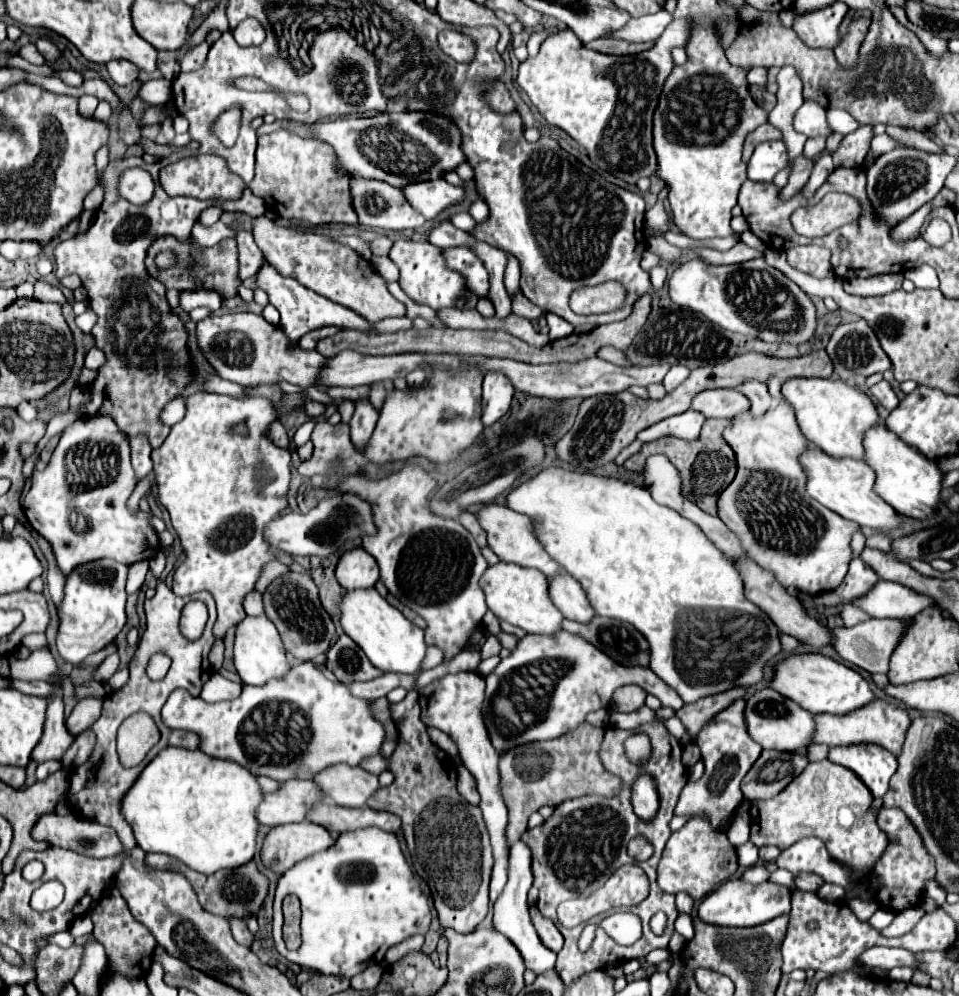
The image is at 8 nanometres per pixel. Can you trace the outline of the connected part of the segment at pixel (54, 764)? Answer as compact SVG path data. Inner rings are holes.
M46 761L44 763L41 763L37 766L35 775L36 775L36 779L38 781L43 781L44 779L46 779L46 777L54 772L56 772L57 770L62 768L62 762L61 761Z

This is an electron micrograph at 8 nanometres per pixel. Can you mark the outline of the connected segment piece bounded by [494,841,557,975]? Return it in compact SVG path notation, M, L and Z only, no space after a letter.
M516 841L510 849L510 867L508 867L508 883L506 889L502 891L502 897L498 897L498 901L494 903L494 927L496 931L500 931L502 935L506 935L522 953L526 967L532 969L536 975L554 969L557 954L552 953L550 949L546 949L542 945L542 941L538 939L534 925L530 921L528 915L528 903L526 903L526 893L532 887L532 869L530 869L530 849L526 843Z

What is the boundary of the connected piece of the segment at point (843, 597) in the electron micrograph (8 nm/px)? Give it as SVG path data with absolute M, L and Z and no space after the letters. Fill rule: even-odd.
M854 557L844 583L836 591L806 599L806 601L802 601L802 605L806 609L812 609L812 607L838 607L838 605L850 603L858 597L864 597L878 581L880 581L880 577L874 573L874 569L870 569L860 557Z

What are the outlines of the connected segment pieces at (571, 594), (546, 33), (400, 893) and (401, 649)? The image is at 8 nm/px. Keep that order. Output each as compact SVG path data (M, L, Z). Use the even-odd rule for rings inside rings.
M564 571L558 577L550 579L550 601L554 601L554 605L558 605L560 613L566 619L586 623L594 617L594 609L588 603L584 589L580 587L580 583L574 577L570 577Z
M552 27L552 29L536 29L536 31L530 35L530 39L528 39L528 53L530 53L530 57L534 57L534 55L538 53L540 45L542 45L542 41L544 41L546 37L550 37L550 35L558 33L558 31L560 31L558 27Z
M366 827L340 833L330 849L302 859L298 865L292 865L280 877L274 897L274 943L282 957L298 963L300 967L316 969L324 975L354 977L356 973L364 971L366 965L380 963L384 953L406 937L414 933L426 935L426 931L430 929L430 919L432 915L428 899L422 893L418 881L414 879L396 835L378 827ZM286 895L296 895L302 903L302 945L298 951L288 951L282 939L282 899Z
M376 589L344 591L340 603L340 625L348 637L366 653L374 667L386 673L416 673L426 653L424 631L392 607Z

